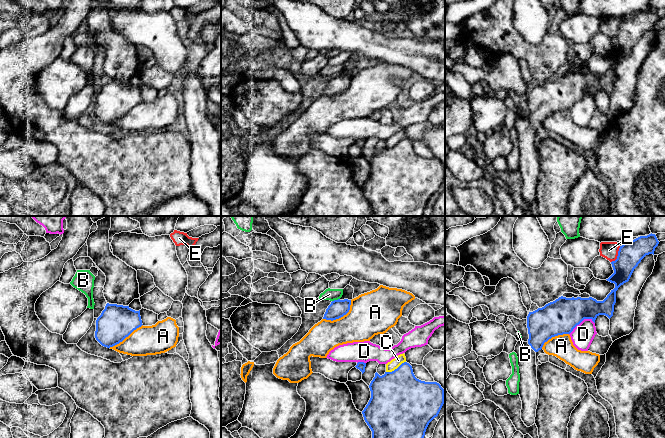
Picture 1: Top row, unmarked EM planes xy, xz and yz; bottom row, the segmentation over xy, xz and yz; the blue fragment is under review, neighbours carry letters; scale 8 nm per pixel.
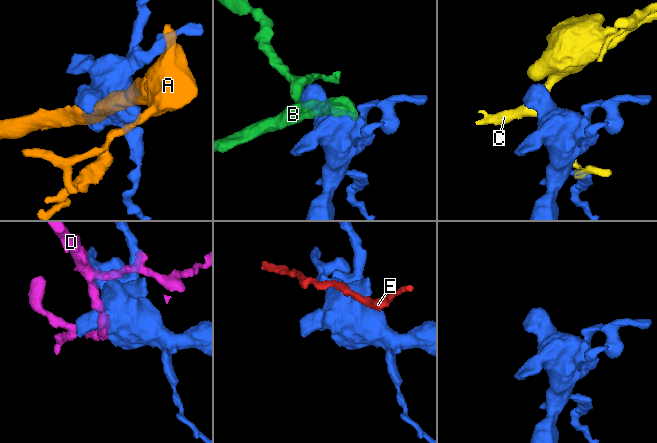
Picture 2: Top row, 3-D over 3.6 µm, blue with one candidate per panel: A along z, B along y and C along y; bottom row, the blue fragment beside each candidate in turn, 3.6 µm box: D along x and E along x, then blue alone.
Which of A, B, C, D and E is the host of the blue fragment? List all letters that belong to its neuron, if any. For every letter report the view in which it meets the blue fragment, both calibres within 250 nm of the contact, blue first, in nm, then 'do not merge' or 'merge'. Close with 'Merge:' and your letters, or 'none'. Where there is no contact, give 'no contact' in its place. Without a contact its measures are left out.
A: meets blue in xz; 140 nm thick on the blue side, 340 nm on the other; do not merge
B: meets blue in xz; 140 nm thick on the blue side, 100 nm on the other; do not merge
C: meets blue in xz; 460 nm thick on the blue side, 80 nm on the other; do not merge
D: meets blue in yz; 280 nm thick on the blue side, 180 nm on the other; do not merge
E: meets blue in yz; 200 nm thick on the blue side, 140 nm on the other; do not merge
Merge: none

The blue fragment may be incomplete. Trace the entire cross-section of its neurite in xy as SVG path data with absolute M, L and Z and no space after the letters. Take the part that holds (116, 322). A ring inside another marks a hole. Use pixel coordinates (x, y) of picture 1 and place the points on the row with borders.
M107 303L96 320L95 338L102 346L110 348L122 342L142 325L140 310Z

